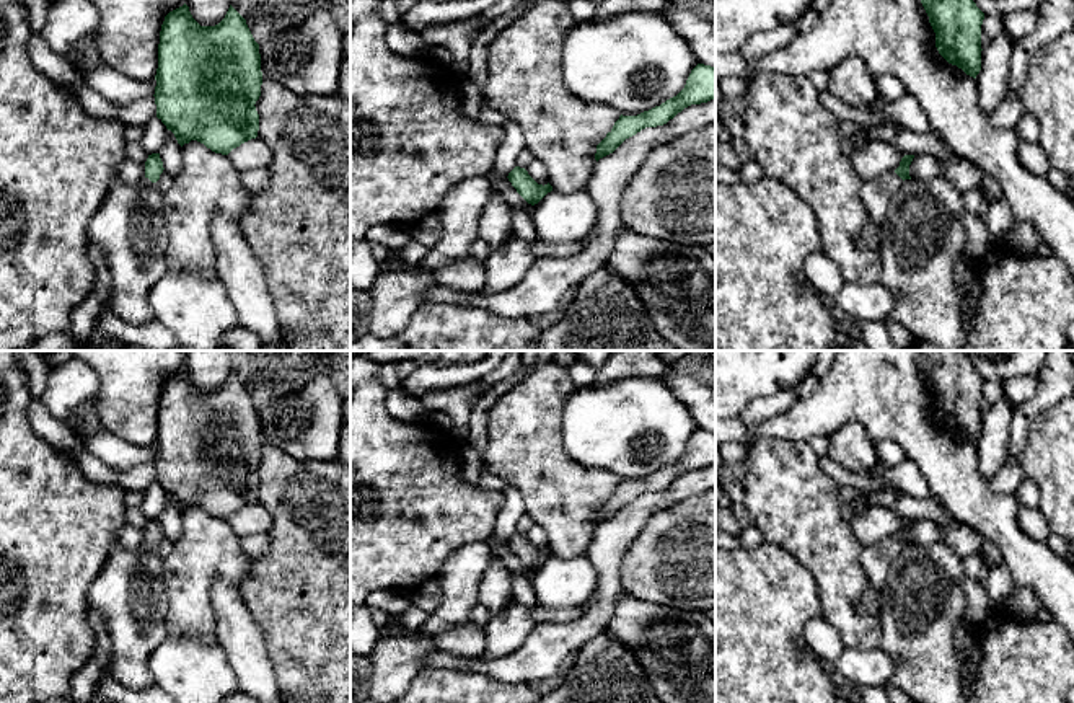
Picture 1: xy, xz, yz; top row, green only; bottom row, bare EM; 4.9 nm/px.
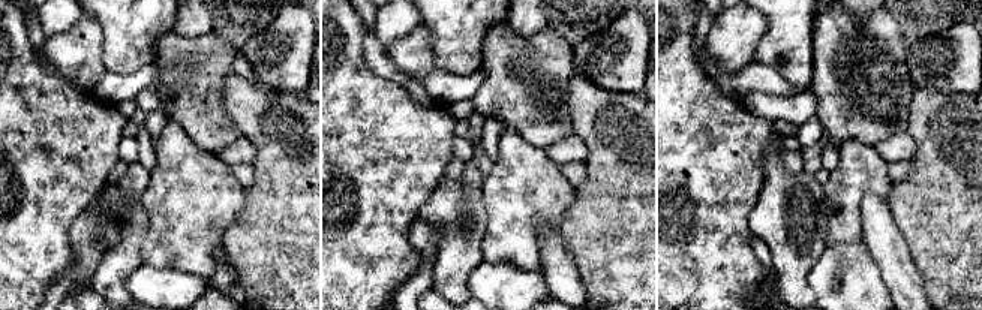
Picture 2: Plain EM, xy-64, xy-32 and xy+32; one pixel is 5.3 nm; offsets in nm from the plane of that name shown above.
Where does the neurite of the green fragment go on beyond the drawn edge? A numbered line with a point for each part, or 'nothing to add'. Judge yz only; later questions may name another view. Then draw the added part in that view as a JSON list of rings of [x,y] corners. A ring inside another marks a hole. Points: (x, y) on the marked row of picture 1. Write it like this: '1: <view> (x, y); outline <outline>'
1: yz (875, 194); outline [[[887,171],[862,186],[861,199],[869,212],[869,222],[862,230],[861,243],[867,248],[880,250],[880,228],[887,215],[888,201],[898,191],[901,183],[903,179],[895,171]]]

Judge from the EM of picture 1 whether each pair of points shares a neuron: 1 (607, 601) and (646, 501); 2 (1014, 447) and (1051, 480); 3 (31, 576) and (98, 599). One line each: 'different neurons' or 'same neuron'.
1: same neuron
2: different neurons
3: different neurons

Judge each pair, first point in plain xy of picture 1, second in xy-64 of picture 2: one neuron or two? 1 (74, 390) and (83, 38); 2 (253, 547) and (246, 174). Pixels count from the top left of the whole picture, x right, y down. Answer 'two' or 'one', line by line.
1: two
2: one

